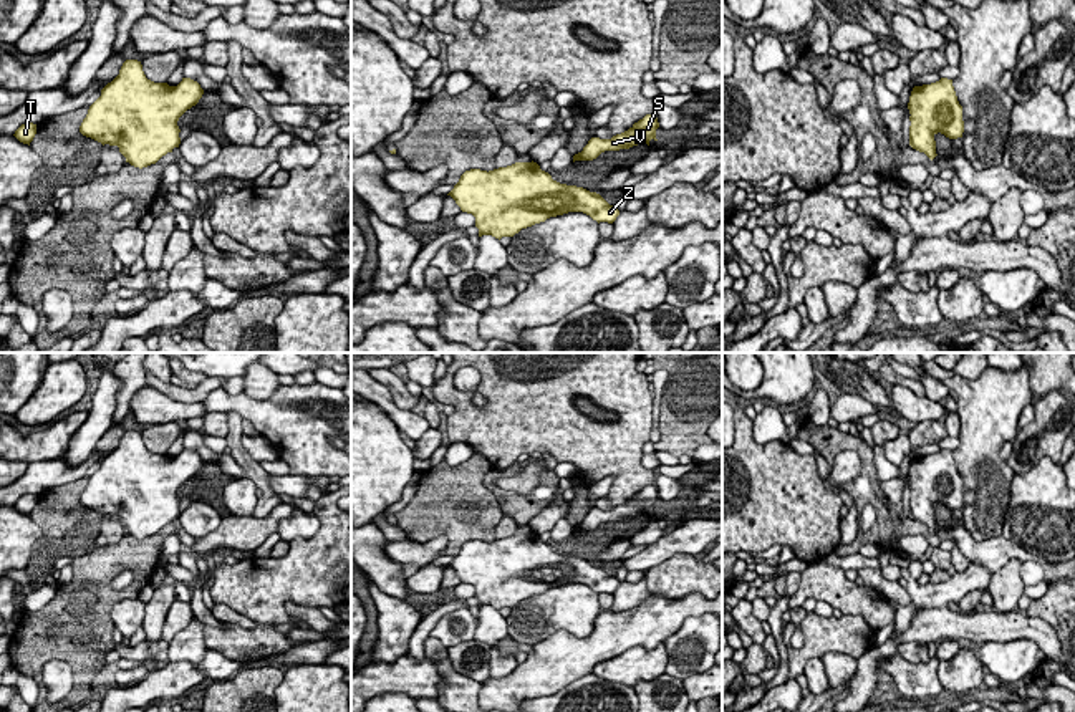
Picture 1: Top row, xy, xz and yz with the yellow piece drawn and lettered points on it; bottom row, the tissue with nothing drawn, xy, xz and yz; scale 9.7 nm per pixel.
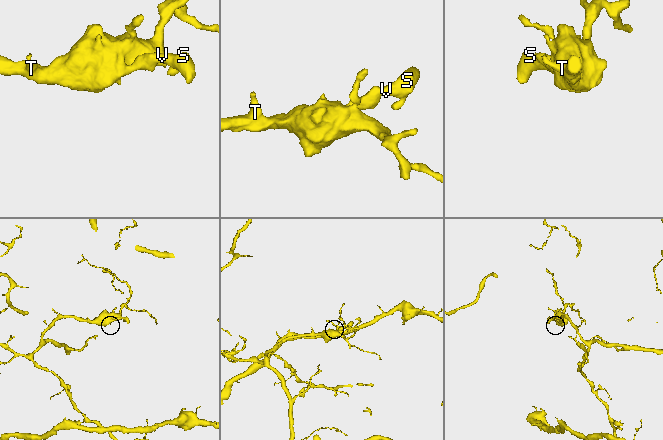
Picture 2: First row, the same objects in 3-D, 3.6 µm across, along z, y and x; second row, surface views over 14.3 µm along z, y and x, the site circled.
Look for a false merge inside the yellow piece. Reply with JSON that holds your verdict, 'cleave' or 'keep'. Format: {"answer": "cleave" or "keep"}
{"answer": "keep"}

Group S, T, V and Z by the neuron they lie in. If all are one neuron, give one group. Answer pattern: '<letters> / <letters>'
S T V Z

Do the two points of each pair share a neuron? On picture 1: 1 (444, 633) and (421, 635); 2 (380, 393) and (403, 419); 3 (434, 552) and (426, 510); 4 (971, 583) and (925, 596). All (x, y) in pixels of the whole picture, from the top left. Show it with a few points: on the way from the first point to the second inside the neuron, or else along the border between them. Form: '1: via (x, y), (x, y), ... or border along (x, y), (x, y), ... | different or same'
1: border along (457, 608), (446, 613), (429, 636) | different
2: via (385, 399), (396, 413) | same
3: border along (406, 537), (428, 542), (444, 535), (448, 548) | different
4: via (959, 585), (951, 591), (936, 595) | same

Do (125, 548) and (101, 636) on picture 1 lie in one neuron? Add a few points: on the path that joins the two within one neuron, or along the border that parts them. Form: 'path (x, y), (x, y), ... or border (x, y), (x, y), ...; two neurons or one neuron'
path (103, 570), (98, 575), (98, 615); one neuron

